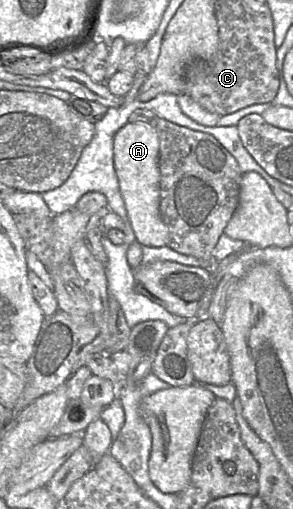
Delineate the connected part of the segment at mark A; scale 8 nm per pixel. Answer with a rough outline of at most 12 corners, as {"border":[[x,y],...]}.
{"border":[[147,123],[114,136],[136,241],[164,247],[160,142]]}

